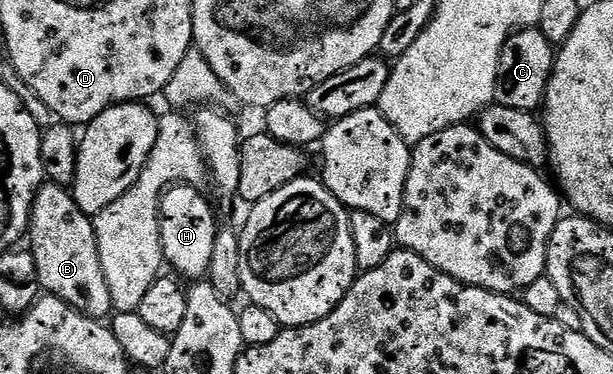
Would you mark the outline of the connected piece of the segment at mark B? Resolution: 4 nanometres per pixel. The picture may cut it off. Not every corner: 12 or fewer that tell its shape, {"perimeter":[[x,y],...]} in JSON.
{"perimeter":[[44,184],[28,250],[39,284],[89,318],[111,317],[91,215]]}

